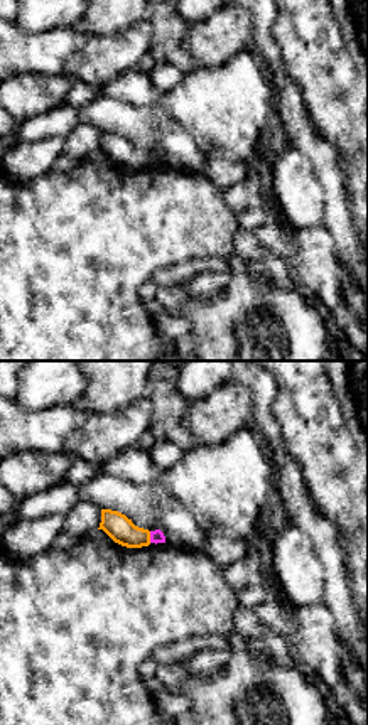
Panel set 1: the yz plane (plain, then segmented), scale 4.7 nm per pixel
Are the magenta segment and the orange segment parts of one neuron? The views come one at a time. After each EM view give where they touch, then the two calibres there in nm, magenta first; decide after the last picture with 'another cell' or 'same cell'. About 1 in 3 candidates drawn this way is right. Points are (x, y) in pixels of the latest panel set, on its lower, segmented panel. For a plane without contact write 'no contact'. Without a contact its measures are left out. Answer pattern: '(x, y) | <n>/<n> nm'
(151, 537) | 60/120 nm

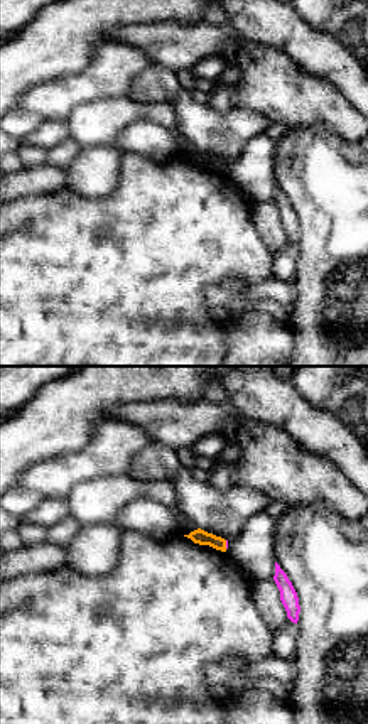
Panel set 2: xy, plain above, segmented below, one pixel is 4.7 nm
(227, 544) | 20/70 nm

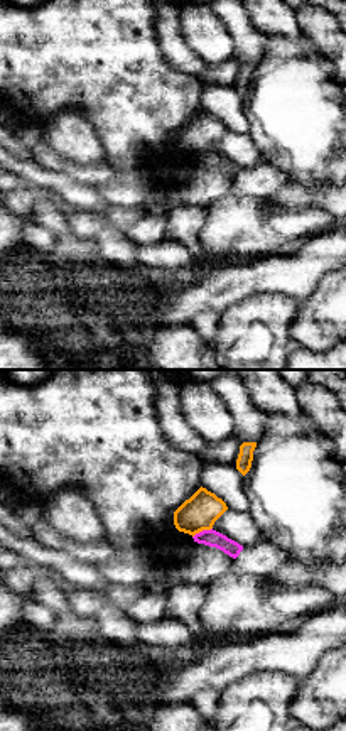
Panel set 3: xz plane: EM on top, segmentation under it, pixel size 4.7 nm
(201, 532) | 80/170 nm

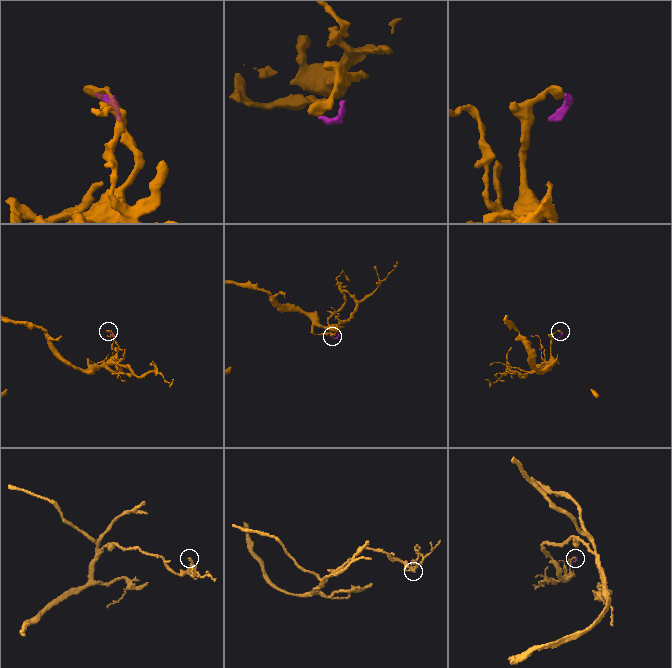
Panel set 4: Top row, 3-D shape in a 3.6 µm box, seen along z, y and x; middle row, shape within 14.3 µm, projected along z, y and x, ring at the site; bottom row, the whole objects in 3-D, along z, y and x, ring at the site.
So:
another cell

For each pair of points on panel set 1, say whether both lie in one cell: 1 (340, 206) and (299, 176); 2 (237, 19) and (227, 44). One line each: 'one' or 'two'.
1: two
2: one

